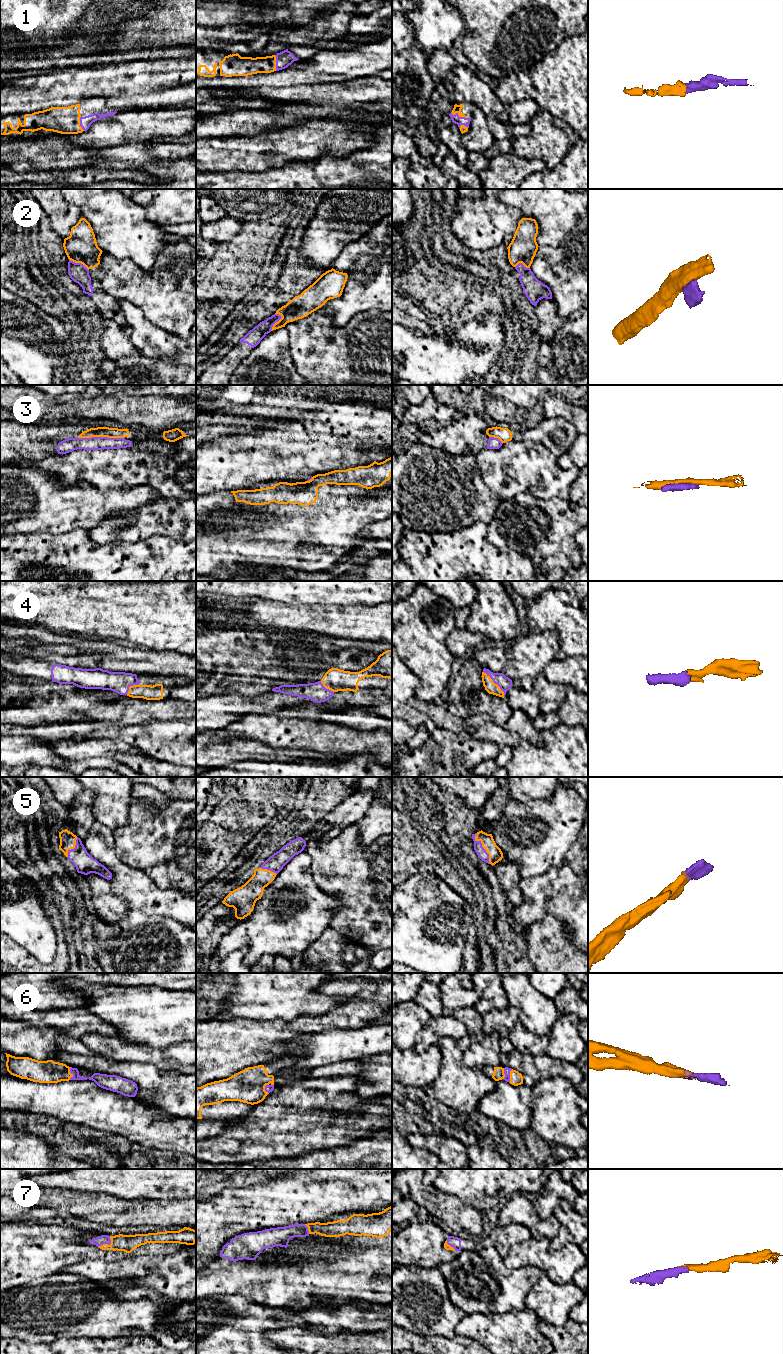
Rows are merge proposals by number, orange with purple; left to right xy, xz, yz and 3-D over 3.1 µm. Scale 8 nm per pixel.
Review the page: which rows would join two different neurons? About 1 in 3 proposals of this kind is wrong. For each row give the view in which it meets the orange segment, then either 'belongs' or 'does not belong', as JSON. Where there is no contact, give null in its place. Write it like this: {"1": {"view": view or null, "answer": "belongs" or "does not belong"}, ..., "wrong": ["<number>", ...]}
{"1": {"view": "yz", "answer": "belongs"}, "2": {"view": "xz", "answer": "does not belong"}, "3": {"view": "xy", "answer": "does not belong"}, "4": {"view": "yz", "answer": "belongs"}, "5": {"view": "yz", "answer": "belongs"}, "6": {"view": "xy", "answer": "belongs"}, "7": {"view": "xy", "answer": "belongs"}, "wrong": ["2", "3"]}

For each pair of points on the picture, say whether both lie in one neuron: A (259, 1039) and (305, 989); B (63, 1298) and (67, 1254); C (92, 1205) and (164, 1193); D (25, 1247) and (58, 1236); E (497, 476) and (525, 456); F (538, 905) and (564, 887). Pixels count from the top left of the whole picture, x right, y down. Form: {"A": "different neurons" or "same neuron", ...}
{"A": "different neurons", "B": "different neurons", "C": "different neurons", "D": "same neuron", "E": "same neuron", "F": "same neuron"}

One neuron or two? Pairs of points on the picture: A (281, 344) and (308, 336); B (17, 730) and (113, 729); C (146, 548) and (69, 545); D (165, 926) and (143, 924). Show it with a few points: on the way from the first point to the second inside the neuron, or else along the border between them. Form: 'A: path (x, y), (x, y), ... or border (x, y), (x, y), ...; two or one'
A: border (284, 327), (288, 333), (288, 350), (294, 365); two
B: path (41, 731), (89, 729); one
C: path (127, 554), (88, 554); one
D: path (160, 926), (148, 926); one

